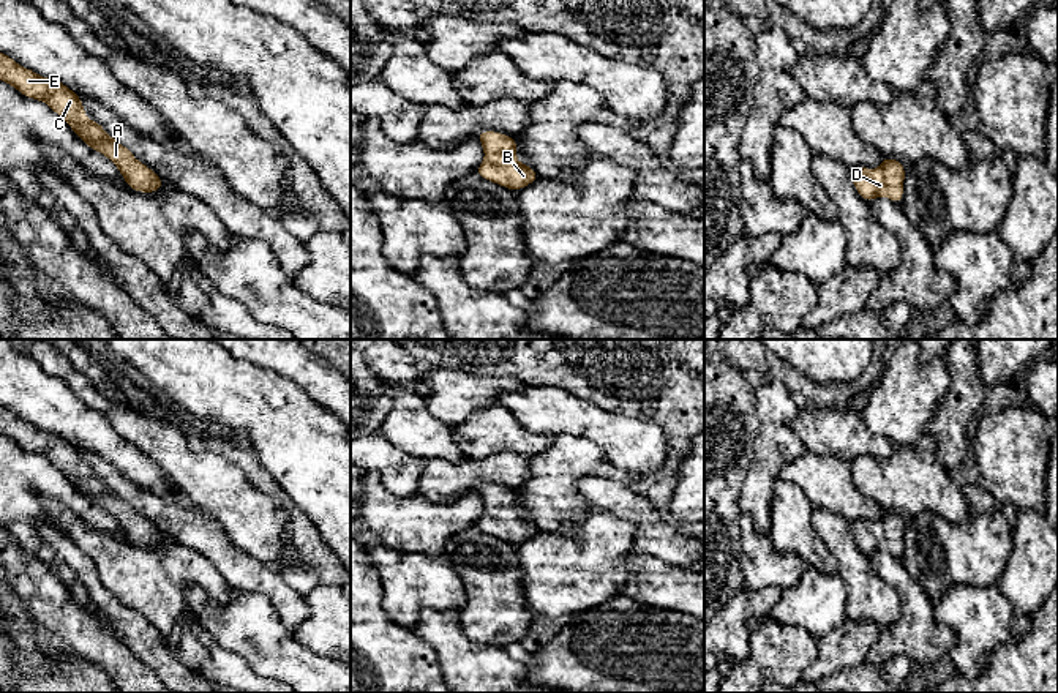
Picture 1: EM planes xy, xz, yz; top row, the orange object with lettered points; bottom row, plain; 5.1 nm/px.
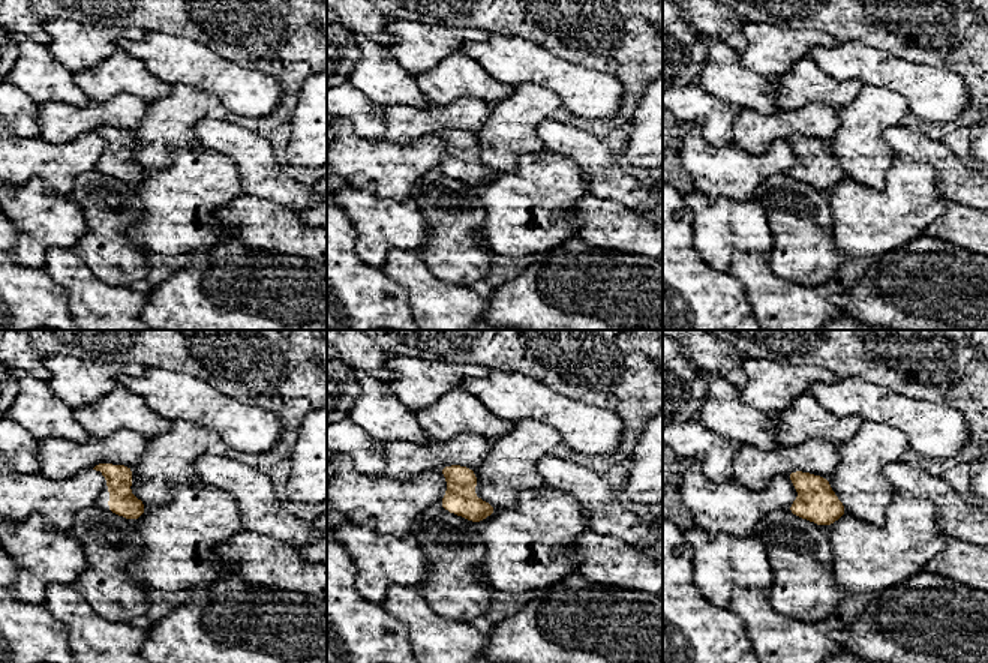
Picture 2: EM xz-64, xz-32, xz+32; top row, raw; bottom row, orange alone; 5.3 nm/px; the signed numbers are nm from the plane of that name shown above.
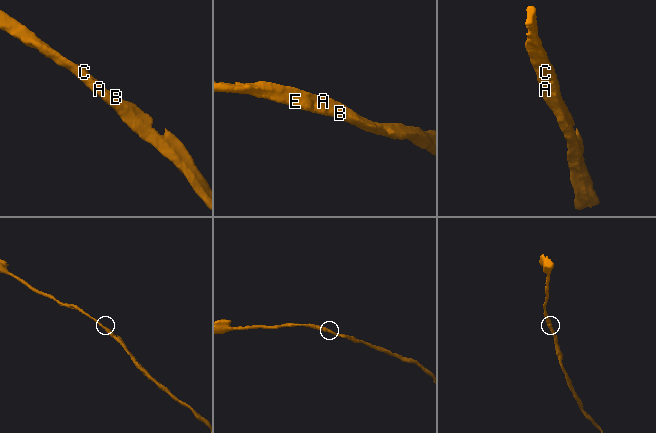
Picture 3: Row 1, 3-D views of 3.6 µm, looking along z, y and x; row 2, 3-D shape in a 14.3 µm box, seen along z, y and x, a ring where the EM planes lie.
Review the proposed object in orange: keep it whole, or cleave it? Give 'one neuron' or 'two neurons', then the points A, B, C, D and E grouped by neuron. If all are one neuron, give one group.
one neuron; groups A B C D E

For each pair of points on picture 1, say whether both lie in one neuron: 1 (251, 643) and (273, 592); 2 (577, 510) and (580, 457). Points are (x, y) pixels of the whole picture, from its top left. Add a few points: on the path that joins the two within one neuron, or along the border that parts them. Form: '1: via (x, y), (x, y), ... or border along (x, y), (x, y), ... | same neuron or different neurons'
1: border along (232, 591), (261, 592), (289, 632) | different neurons
2: via (569, 498), (569, 469) | same neuron

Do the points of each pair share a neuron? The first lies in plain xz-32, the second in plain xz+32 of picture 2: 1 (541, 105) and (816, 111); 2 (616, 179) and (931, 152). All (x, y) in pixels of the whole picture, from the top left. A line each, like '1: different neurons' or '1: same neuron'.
1: different neurons
2: same neuron

